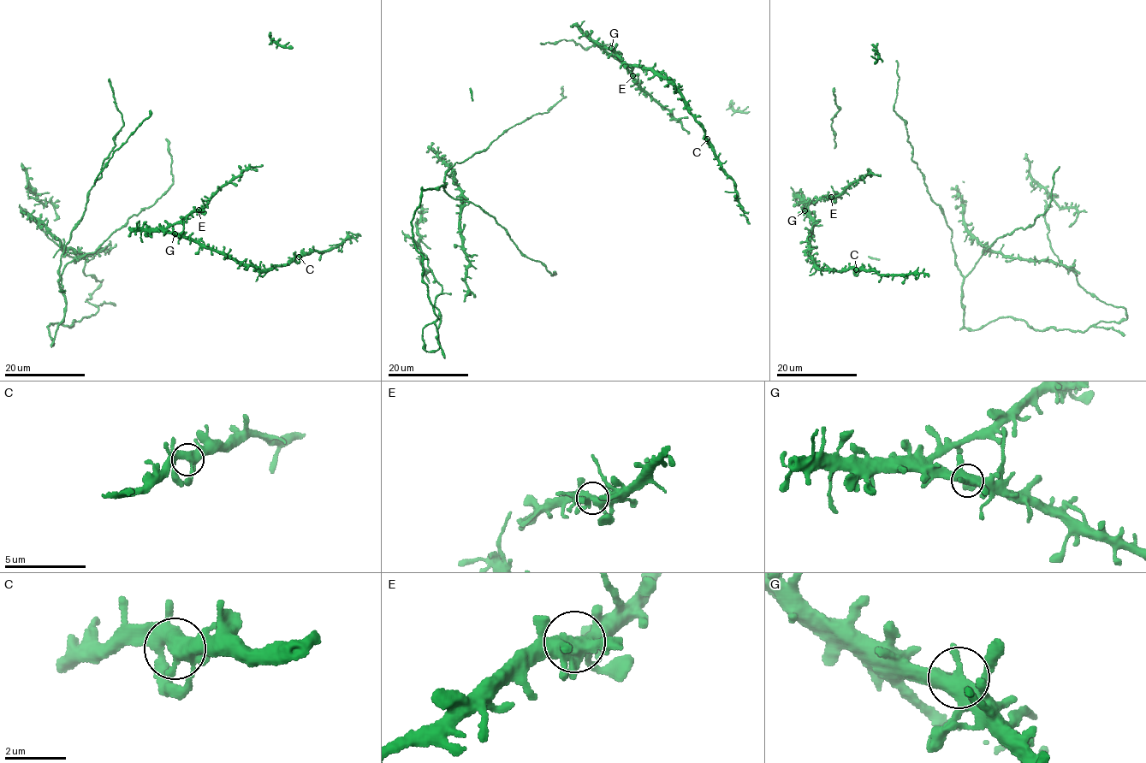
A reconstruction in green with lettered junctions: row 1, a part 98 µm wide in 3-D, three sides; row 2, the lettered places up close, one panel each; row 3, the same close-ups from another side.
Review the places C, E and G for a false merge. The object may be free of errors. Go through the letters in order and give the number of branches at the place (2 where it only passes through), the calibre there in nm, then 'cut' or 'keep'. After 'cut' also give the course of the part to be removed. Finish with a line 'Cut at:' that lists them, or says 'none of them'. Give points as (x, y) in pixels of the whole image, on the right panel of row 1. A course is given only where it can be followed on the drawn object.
C: 5 | 440 nm | keep
E: 5 | 440 nm | keep
G: 5 | 440 nm | keep
Cut at: none of them

